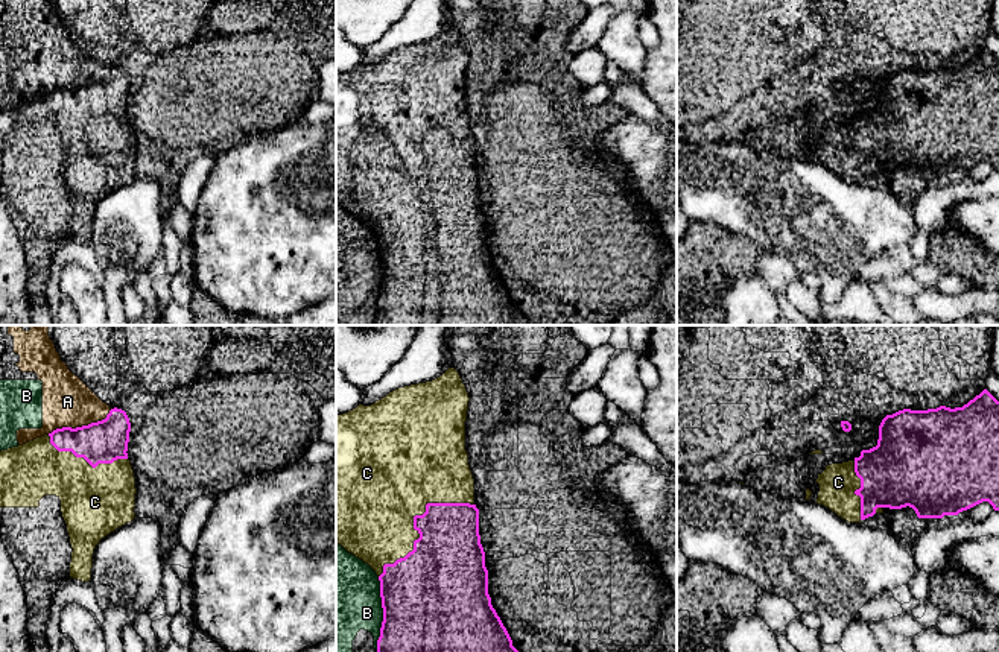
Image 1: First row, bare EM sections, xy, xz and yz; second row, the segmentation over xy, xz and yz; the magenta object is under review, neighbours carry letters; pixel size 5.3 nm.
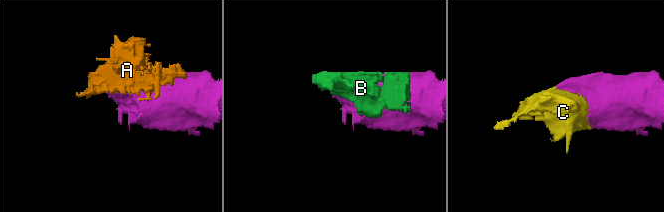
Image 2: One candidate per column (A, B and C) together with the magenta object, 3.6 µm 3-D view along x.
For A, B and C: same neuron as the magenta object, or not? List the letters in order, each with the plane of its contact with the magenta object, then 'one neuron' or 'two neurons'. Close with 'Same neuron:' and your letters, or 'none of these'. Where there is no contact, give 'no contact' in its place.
A: xy | two neurons
B: xz | two neurons
C: xz | one neuron
Same neuron: C

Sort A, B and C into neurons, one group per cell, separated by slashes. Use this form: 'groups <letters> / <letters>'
groups A B / C

